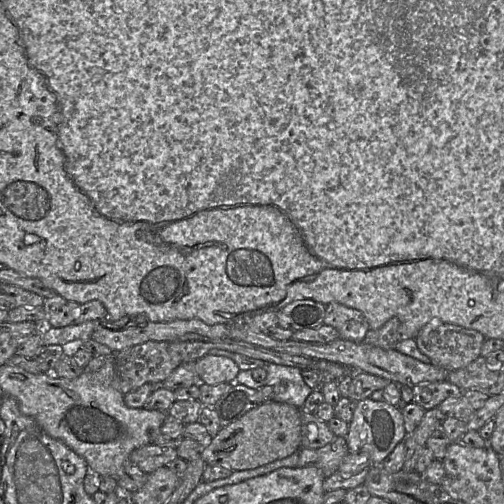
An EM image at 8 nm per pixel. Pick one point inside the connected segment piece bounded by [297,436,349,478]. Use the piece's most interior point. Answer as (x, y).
(328, 458)

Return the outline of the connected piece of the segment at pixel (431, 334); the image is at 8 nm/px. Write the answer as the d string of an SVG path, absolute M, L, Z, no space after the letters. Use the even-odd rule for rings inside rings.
M431 321L420 329L414 339L431 364L451 371L475 361L486 338L473 329Z

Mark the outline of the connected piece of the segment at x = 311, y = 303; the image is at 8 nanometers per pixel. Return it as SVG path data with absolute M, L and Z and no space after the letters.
M311 299L296 300L277 312L278 326L292 331L317 328L324 322L326 305Z

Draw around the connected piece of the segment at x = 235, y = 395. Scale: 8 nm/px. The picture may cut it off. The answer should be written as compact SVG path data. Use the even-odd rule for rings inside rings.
M232 383L230 389L217 401L214 408L221 426L227 426L245 413L263 403L259 389L252 389L240 383Z

